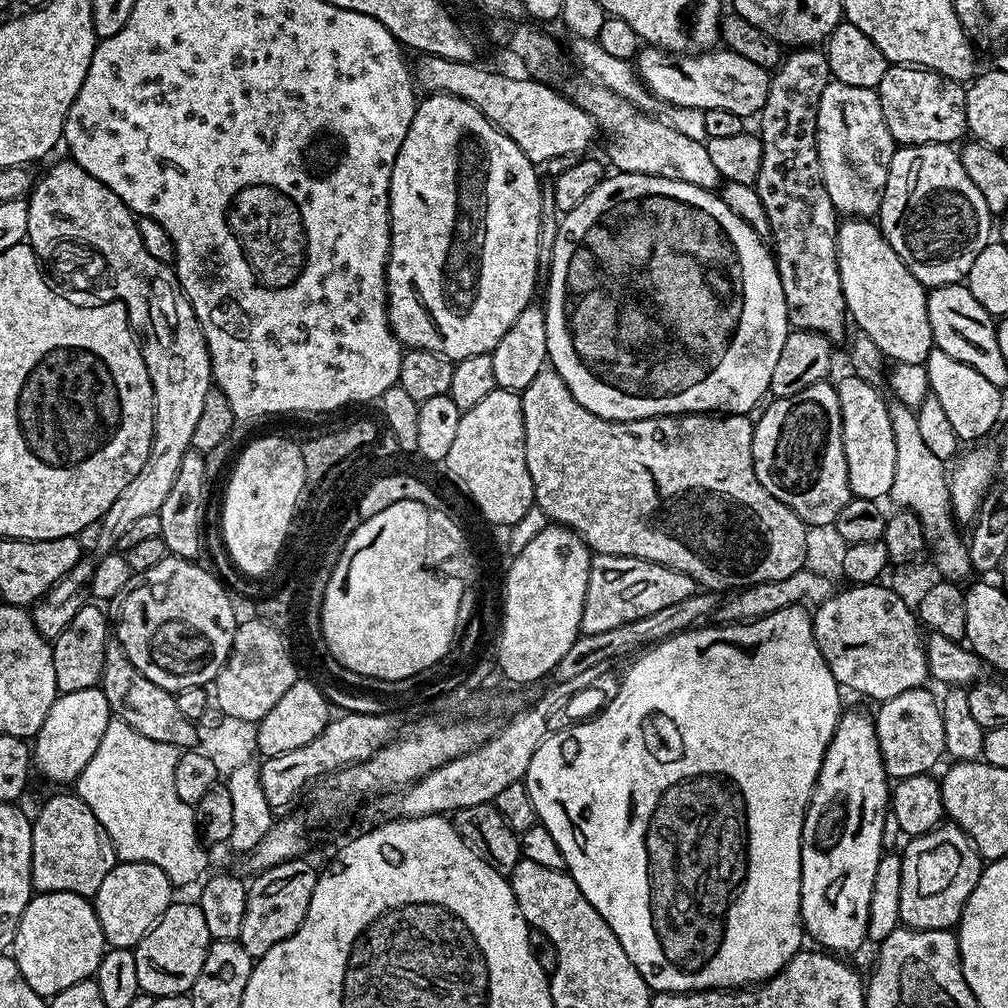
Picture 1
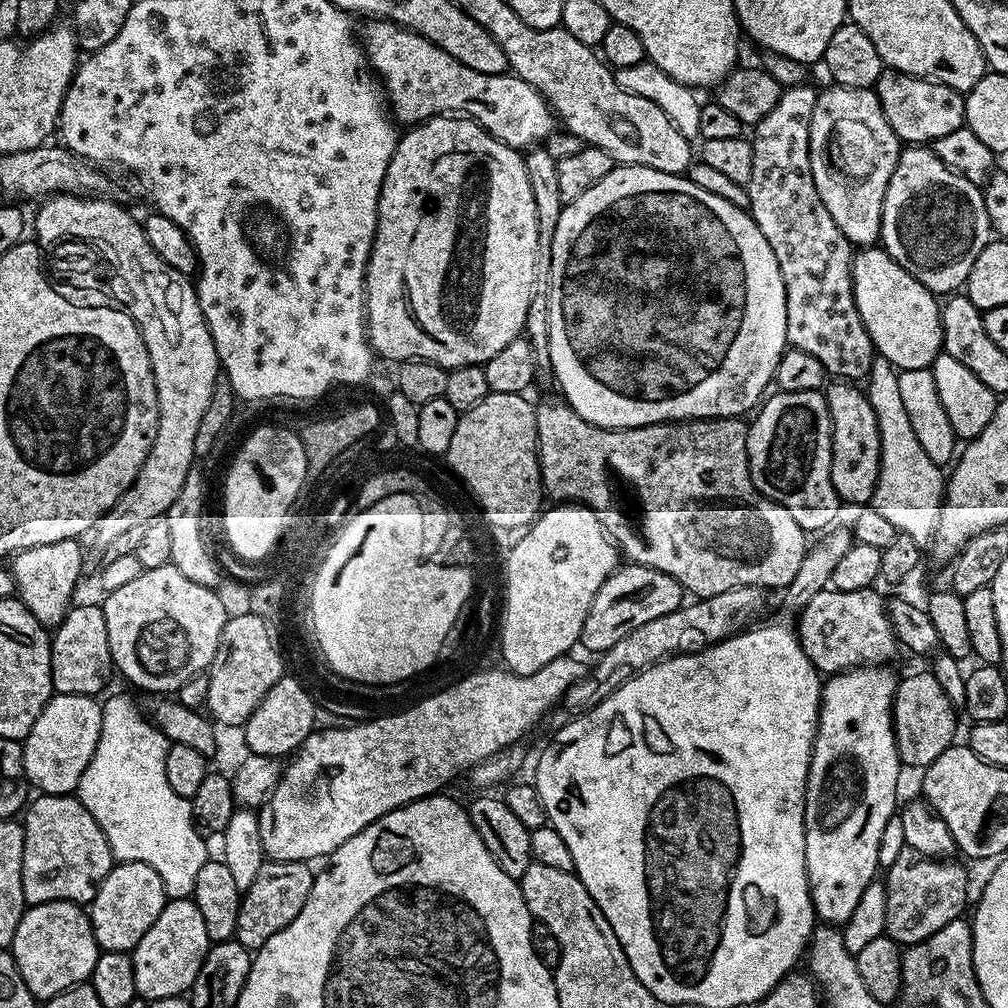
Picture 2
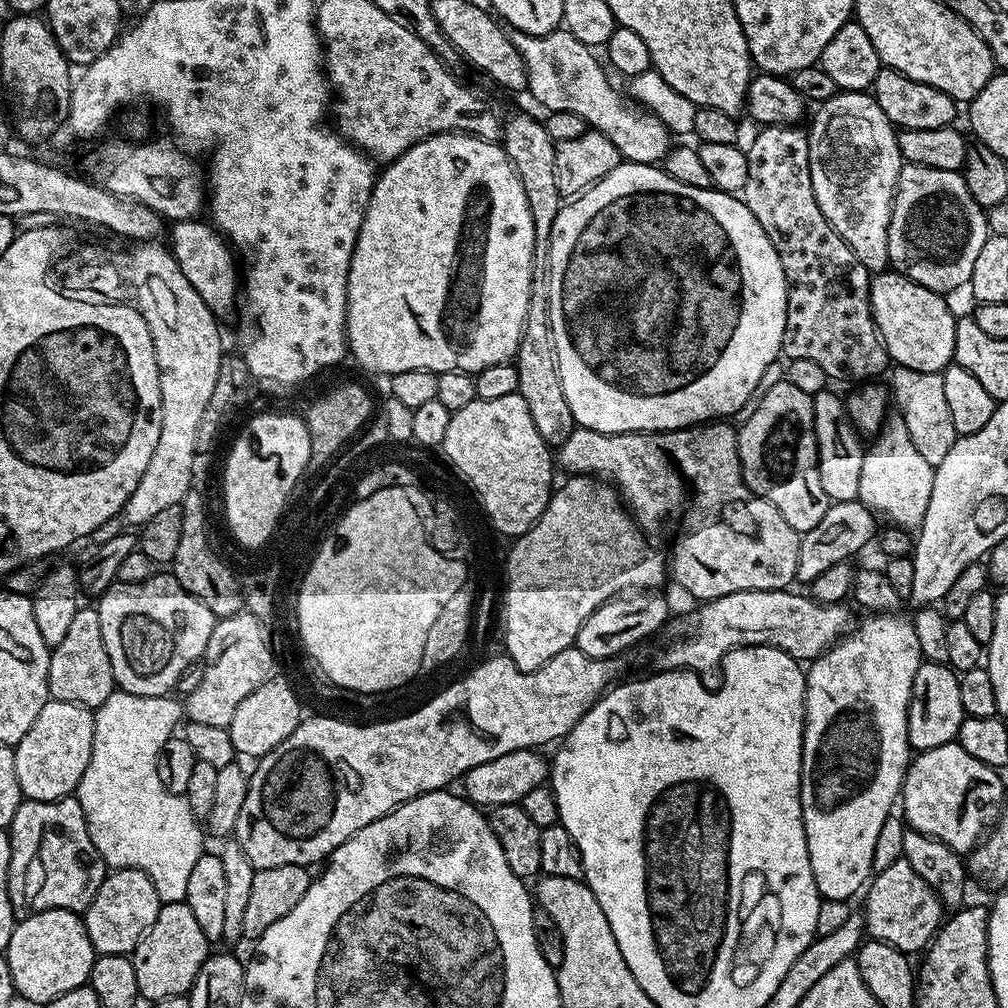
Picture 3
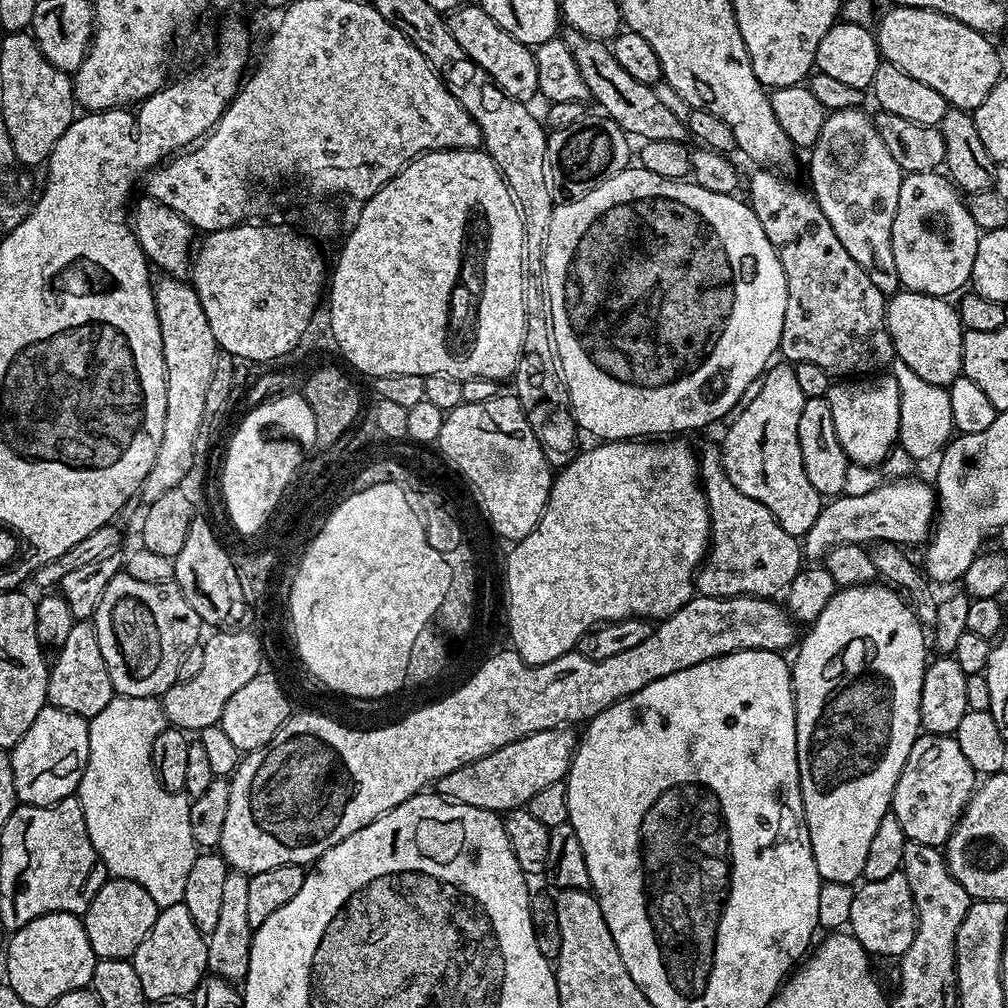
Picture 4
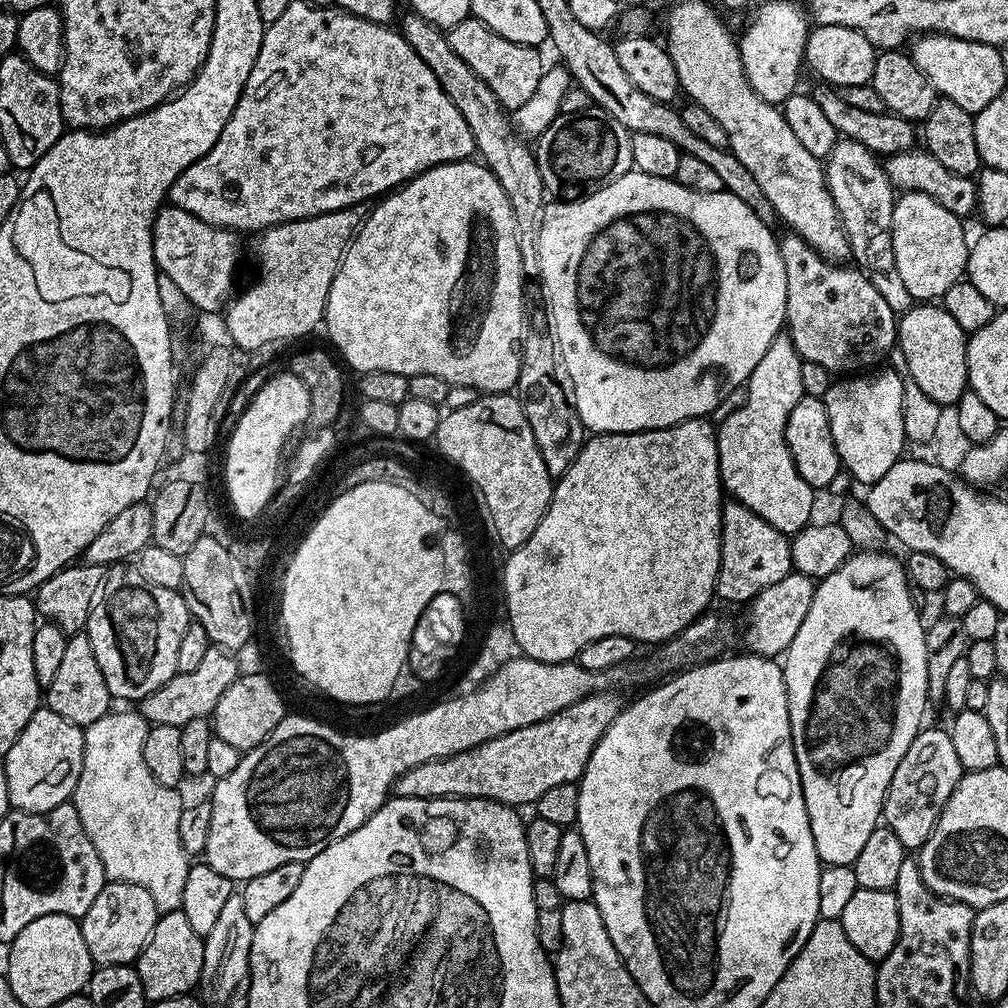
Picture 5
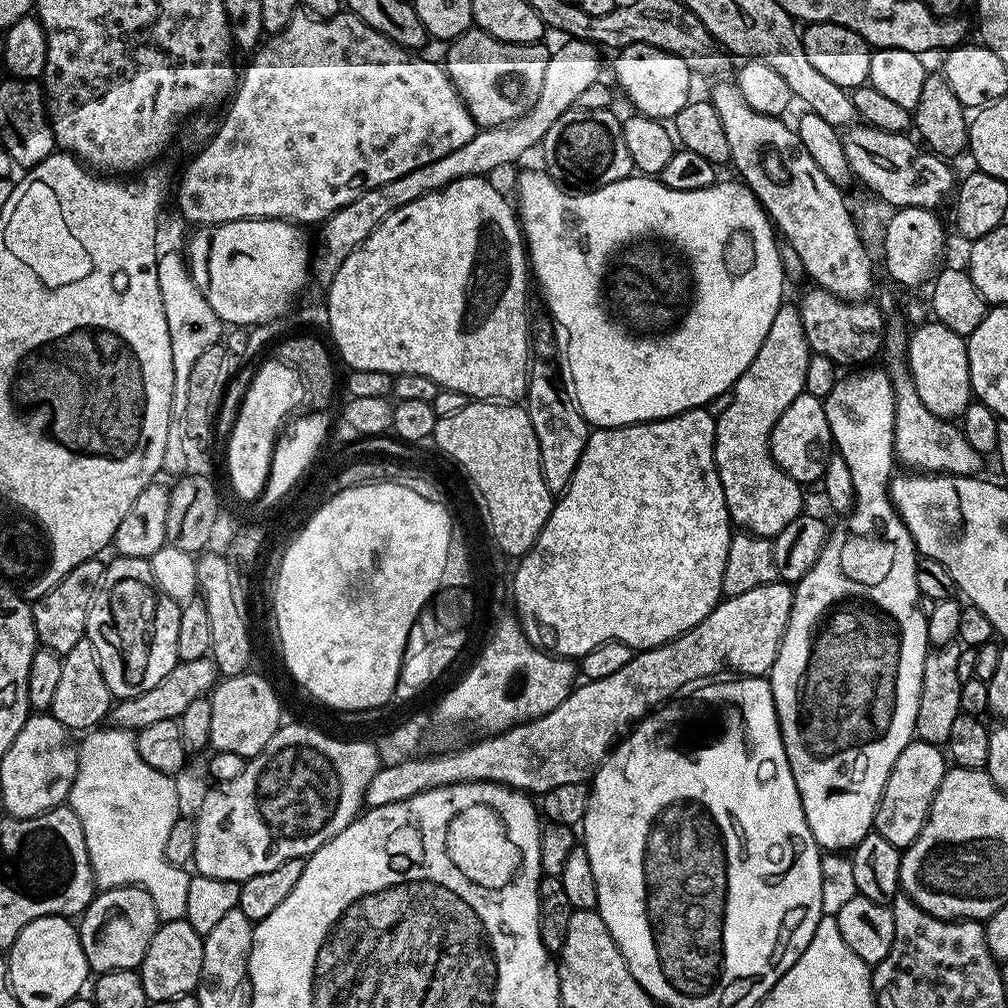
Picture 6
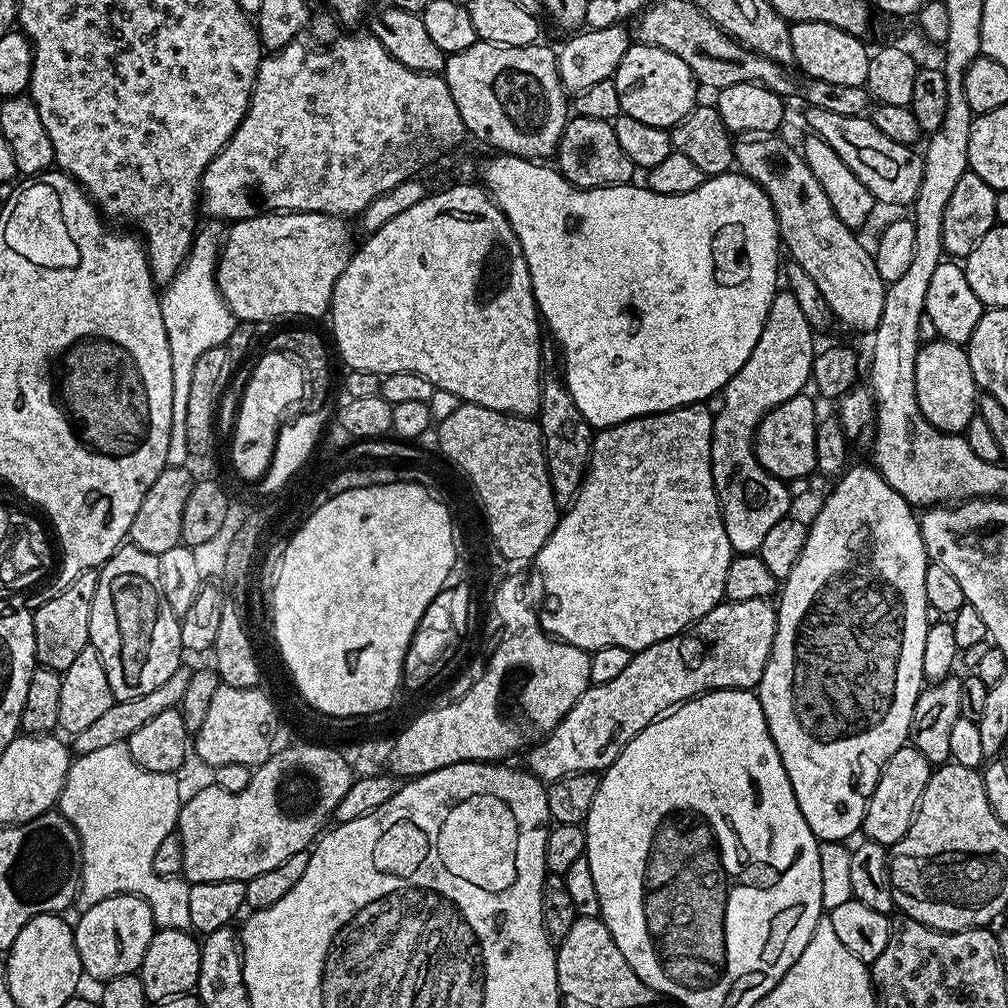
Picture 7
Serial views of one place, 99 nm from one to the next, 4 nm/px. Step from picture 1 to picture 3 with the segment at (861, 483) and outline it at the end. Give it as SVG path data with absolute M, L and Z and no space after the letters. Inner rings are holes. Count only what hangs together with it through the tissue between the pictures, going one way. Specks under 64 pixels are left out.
M832 390L816 393L812 397L814 406L814 434L818 442L818 479L822 481L822 490L826 490L829 501L841 504L847 500L855 500L858 496L858 482L861 480L862 460L866 451L861 433L852 427L848 412L844 408L844 400L836 397Z

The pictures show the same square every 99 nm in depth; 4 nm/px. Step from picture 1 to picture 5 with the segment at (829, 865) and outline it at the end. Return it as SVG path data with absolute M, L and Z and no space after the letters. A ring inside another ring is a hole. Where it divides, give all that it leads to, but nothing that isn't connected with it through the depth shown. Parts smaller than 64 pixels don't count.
M887 551L853 554L848 557L838 570L823 577L814 590L814 598L810 608L806 610L806 618L802 626L798 626L798 634L794 634L794 642L790 642L787 652L782 656L784 681L786 682L786 698L788 699L788 713L790 714L790 730L792 731L792 745L798 762L798 774L802 794L806 802L806 814L810 818L810 830L814 834L816 853L820 855L825 865L852 865L866 843L866 838L878 827L884 811L884 795L890 786L890 778L894 778L894 770L898 770L898 762L910 750L910 742L922 730L924 707L930 704L927 690L927 662L926 642L924 634L925 621L920 621L921 613L911 604L908 574L903 563L888 556Z

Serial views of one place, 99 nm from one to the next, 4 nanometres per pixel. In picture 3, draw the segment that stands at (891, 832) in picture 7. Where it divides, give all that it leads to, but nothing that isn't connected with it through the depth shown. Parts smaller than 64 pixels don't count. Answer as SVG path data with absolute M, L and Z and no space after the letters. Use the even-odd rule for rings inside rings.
M959 742L917 751L904 776L902 819L911 831L940 840L955 852L971 853L1005 807L1004 780L1000 776L997 769L966 754Z

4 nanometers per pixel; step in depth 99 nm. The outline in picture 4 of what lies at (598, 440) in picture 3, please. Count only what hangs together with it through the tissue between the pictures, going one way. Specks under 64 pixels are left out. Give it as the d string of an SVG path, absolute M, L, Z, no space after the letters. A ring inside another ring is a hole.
M708 448L699 453L700 479L704 485L704 497L708 499L708 513L712 519L712 531L708 551L697 571L694 588L699 595L726 598L727 596L762 596L776 598L787 589L794 577L802 570L802 544L797 537L786 534L782 526L762 506L762 502L754 502L754 498L746 498L734 482L730 482L730 474L724 469L724 457L721 449Z

